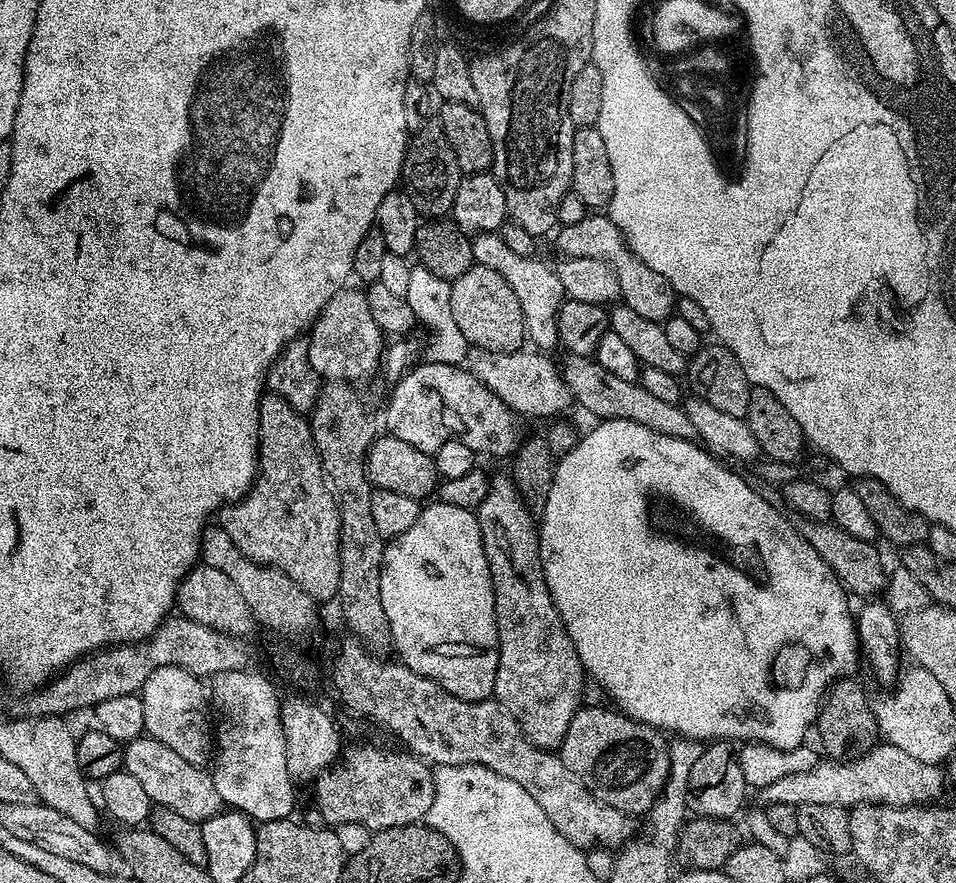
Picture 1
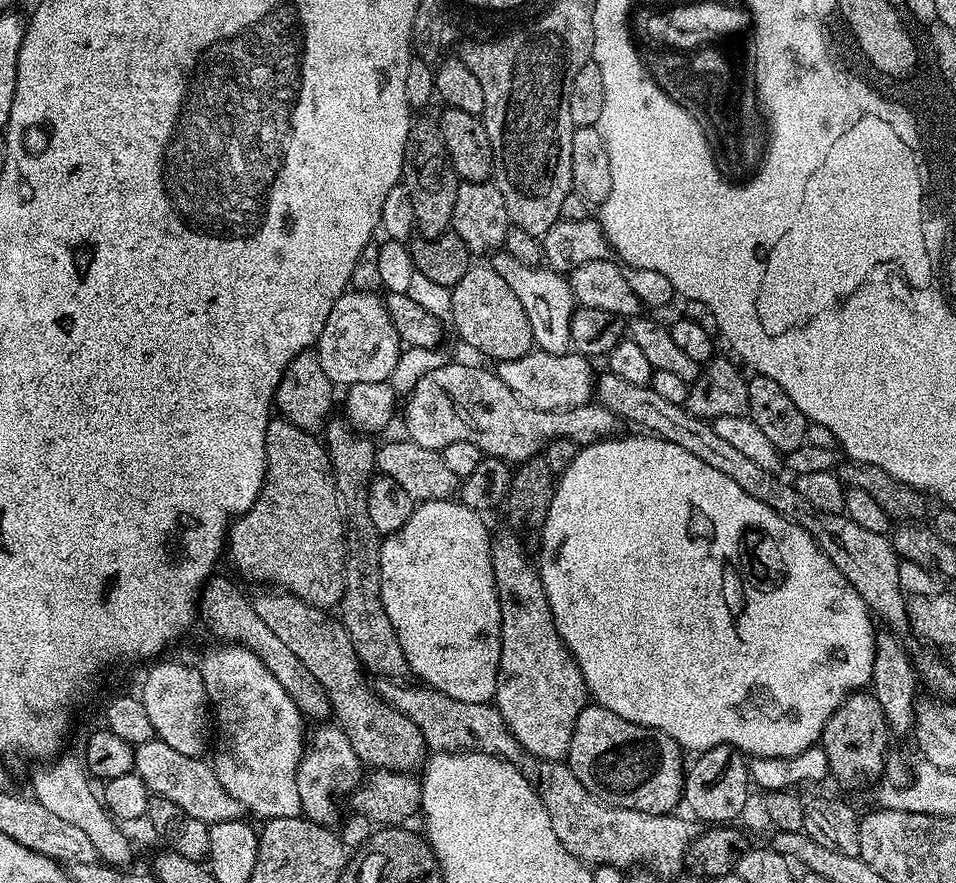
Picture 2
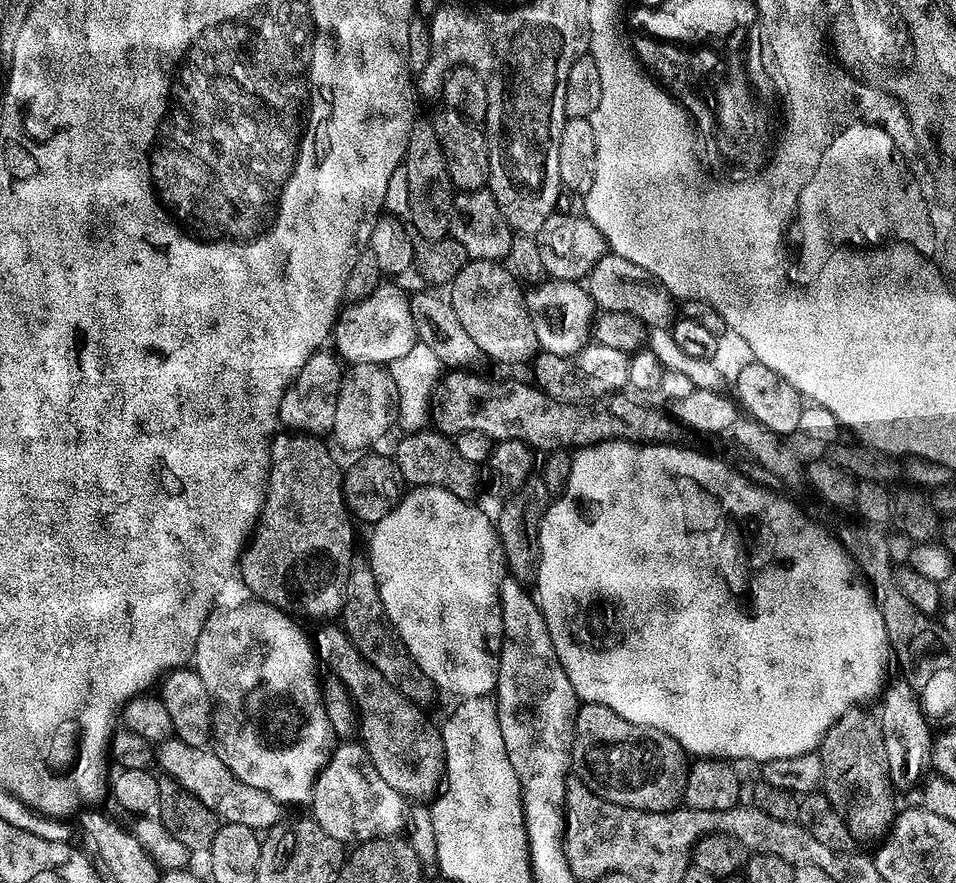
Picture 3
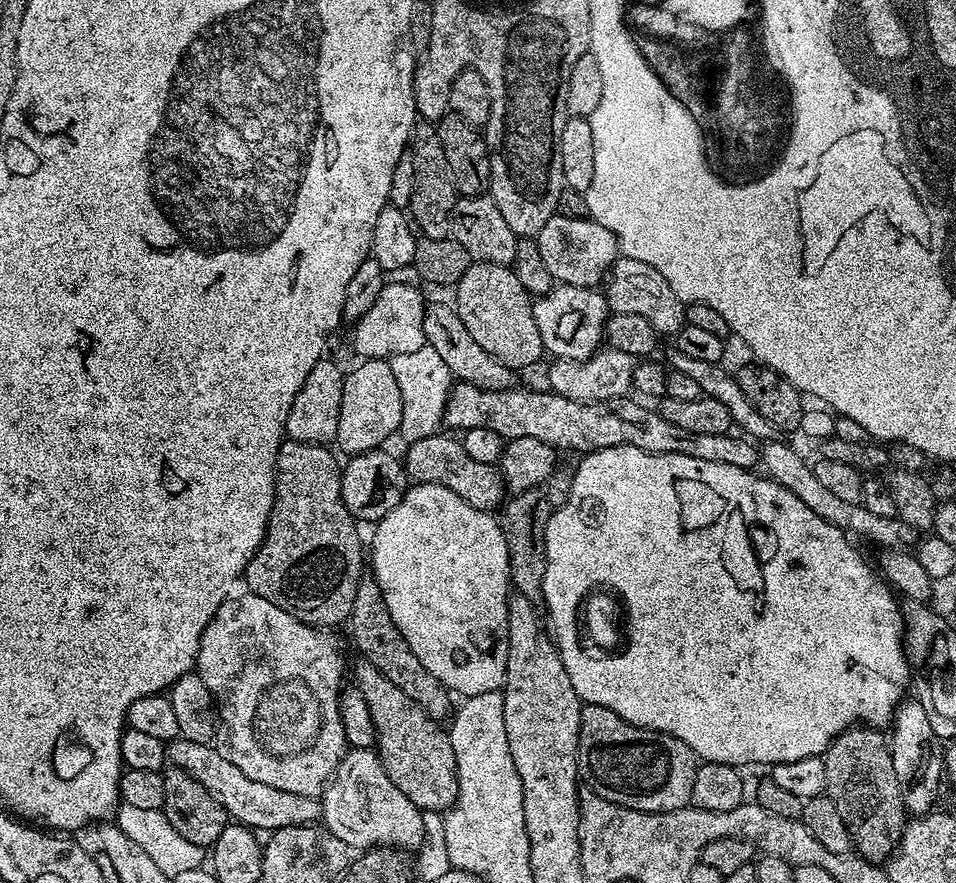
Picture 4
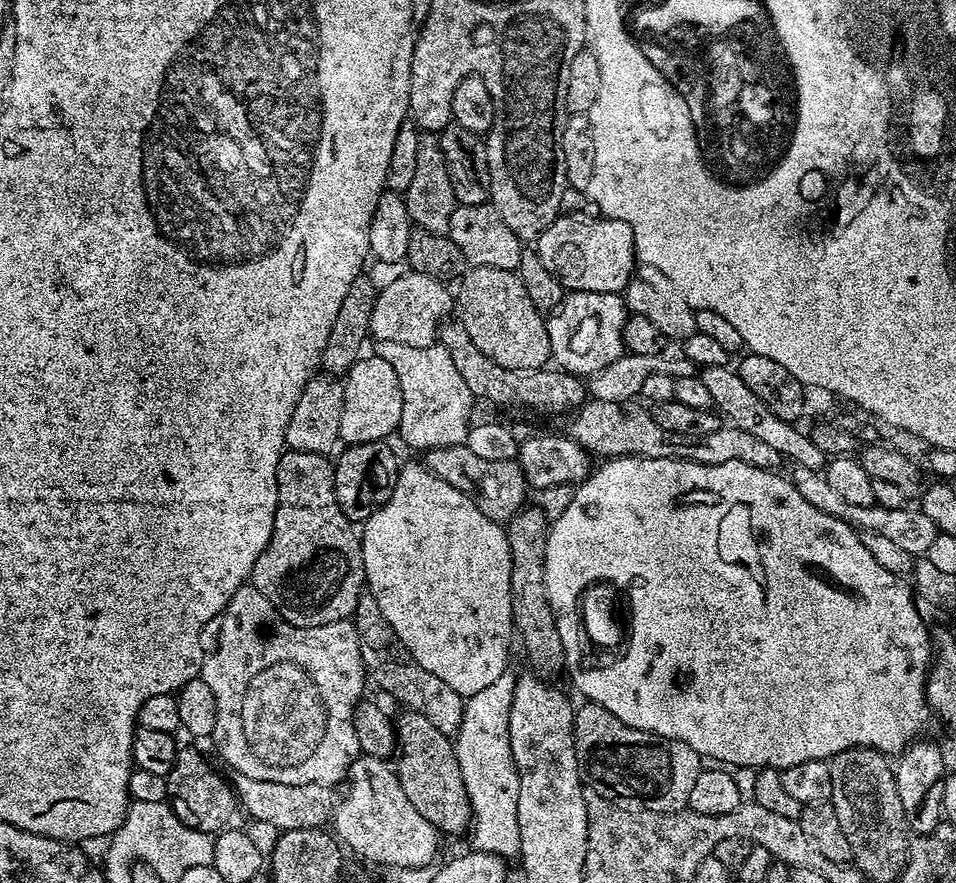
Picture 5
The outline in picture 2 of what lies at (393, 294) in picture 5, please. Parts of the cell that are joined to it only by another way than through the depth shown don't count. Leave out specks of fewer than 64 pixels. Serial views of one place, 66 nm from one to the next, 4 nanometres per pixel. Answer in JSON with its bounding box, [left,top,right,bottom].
[314,291,402,386]

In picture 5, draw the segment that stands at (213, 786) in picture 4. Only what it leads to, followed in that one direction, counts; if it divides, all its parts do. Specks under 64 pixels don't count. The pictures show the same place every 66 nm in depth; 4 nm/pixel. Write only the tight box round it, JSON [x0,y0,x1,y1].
[234,775,338,834]

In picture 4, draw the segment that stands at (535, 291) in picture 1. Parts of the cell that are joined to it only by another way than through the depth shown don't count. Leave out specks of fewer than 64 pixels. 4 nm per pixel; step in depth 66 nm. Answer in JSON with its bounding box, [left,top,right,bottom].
[532,283,610,360]

